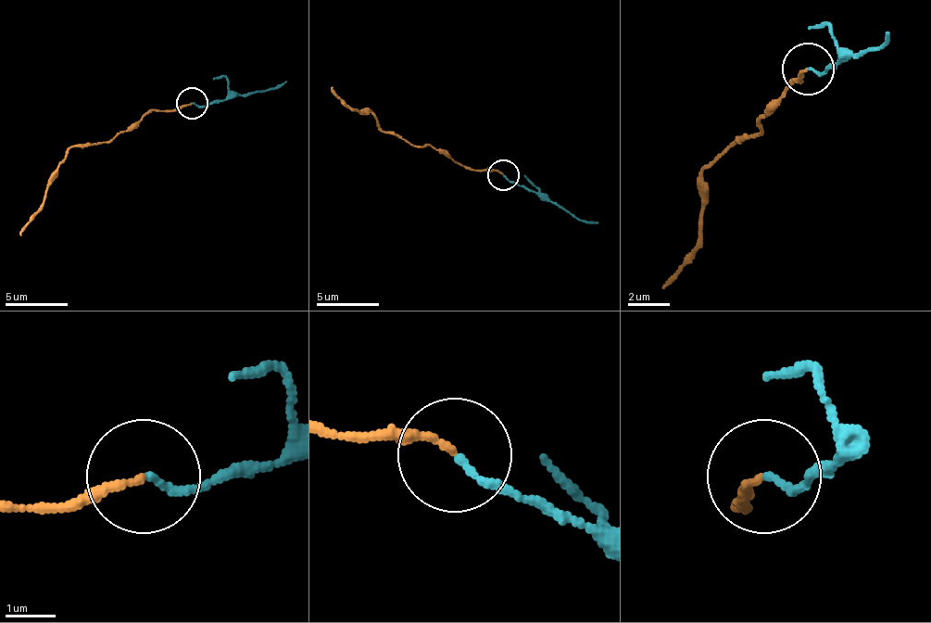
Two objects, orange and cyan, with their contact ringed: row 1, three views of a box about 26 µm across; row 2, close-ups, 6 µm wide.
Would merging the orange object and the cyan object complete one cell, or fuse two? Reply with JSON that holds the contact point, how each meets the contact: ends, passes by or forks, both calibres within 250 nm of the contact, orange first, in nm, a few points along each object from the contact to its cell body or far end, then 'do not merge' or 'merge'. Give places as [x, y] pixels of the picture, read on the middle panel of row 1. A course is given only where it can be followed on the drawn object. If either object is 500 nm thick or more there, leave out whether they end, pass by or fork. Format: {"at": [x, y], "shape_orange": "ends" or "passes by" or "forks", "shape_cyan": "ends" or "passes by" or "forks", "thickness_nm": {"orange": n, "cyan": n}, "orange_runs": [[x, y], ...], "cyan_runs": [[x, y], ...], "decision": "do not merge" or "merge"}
{"at": [503, 175], "shape_orange": "ends", "shape_cyan": "ends", "thickness_nm": {"orange": 140, "cyan": 130}, "orange_runs": [[504, 174], [463, 168], [435, 146], [410, 146], [385, 133], [370, 111], [354, 111], [332, 86]], "cyan_runs": [[504, 174], [544, 193], [578, 218], [597, 224]], "decision": "merge"}

